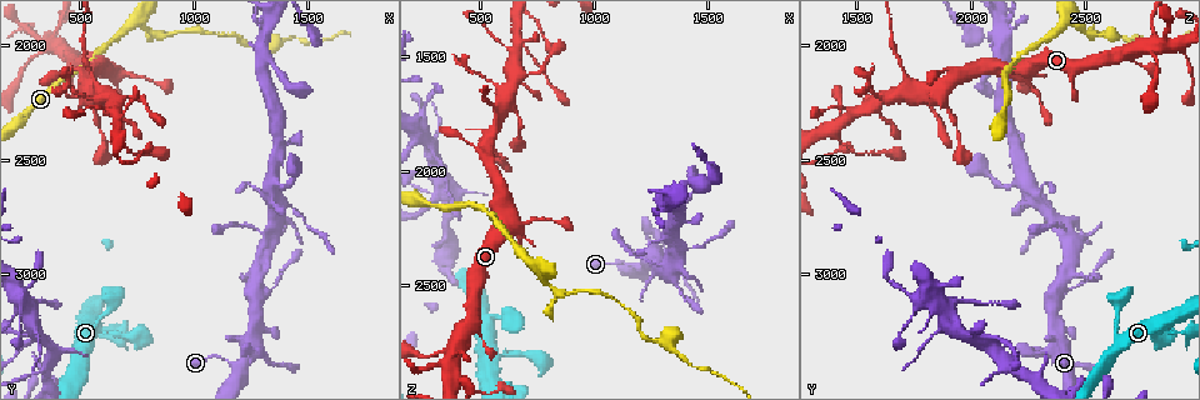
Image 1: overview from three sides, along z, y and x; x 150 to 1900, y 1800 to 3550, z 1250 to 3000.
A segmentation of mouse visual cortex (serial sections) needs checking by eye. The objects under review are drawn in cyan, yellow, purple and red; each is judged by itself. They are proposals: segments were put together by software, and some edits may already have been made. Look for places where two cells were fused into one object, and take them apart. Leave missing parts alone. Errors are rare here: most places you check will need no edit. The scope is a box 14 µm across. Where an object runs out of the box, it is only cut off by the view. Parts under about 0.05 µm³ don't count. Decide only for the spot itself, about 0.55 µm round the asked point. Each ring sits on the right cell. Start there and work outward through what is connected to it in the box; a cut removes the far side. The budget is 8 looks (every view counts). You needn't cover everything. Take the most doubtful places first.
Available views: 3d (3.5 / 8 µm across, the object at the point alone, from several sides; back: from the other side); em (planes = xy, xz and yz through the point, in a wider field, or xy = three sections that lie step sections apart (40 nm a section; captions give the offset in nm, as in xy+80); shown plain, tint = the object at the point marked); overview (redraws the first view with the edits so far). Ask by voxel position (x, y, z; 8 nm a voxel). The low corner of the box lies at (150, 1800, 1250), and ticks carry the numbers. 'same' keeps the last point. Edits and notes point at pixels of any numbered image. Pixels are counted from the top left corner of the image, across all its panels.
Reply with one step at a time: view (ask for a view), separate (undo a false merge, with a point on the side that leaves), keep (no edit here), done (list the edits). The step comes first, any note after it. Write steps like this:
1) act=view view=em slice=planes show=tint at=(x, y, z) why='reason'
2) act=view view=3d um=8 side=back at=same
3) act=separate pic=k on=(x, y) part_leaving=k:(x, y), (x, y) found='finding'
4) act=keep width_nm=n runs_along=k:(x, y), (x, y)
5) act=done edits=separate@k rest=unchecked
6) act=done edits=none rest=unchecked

act=view view=3d um=3.5 at=(1310, 1990, 2740) why='calibre changes'

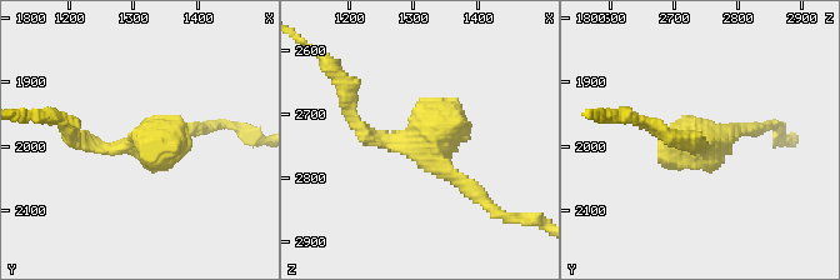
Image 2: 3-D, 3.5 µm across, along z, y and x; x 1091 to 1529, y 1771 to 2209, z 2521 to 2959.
act=view view=em slice=xy step=1 show=tint at=(1320, 1995, 2745) why='shape alone is not enough'

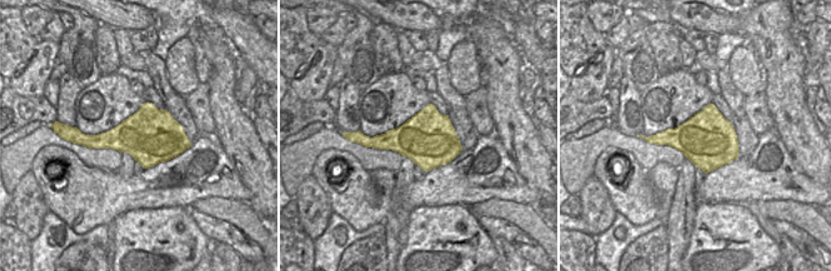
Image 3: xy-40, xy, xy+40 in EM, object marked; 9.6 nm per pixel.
act=view view=em slice=xy step=3 show=tint at=same

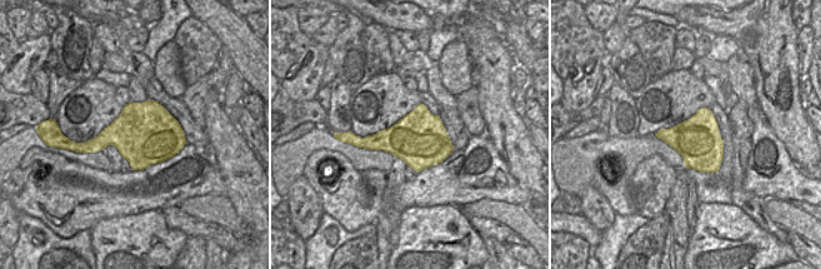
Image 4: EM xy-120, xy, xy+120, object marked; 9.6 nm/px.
act=keep runs_along=2:(351, 115), (378, 141), (424, 144), (481, 199) found='continuous, no second cell'

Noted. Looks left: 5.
act=view view=3d um=3.5 at=(600, 2220, 1730) why='four arms meet'

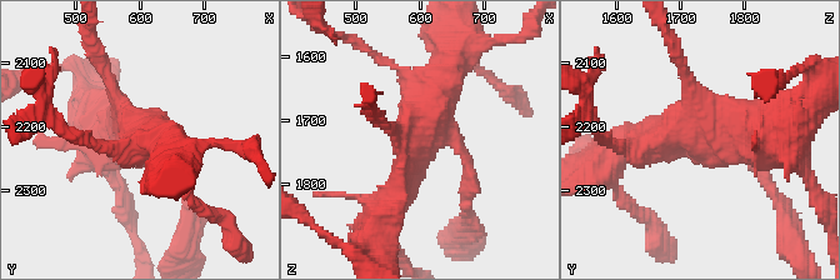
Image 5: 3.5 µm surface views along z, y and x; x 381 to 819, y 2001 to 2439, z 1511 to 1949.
act=view view=em slice=xy step=2 show=tint at=(605, 2215, 1735)

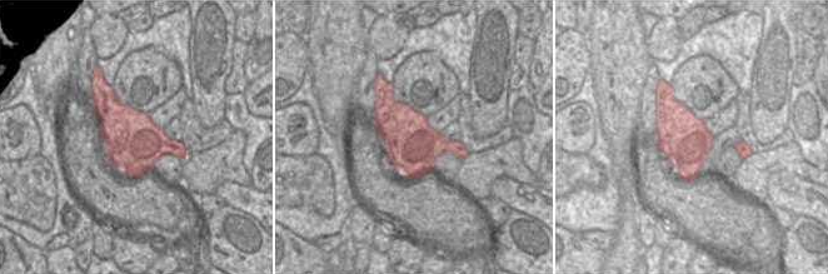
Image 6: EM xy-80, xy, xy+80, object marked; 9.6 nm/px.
act=keep runs_along=5:(379, 211), (449, 70) found='one cell here'

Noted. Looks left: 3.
act=view view=3d um=3.5 at=(670, 2380, 1410) why='arms part here'

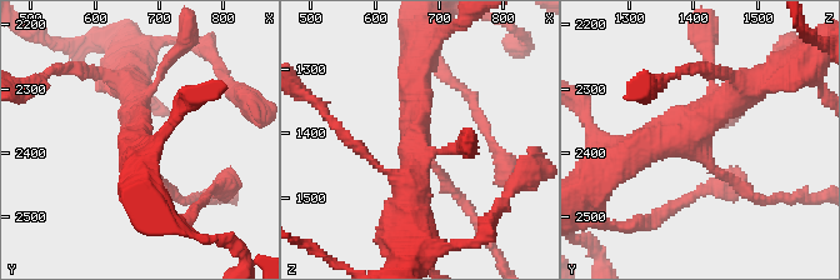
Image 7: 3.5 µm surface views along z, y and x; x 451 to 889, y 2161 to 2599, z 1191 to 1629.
act=view view=em slice=xy step=1 show=tint at=(665, 2370, 1395) arms=3 arm_widths_nm=100,400,400

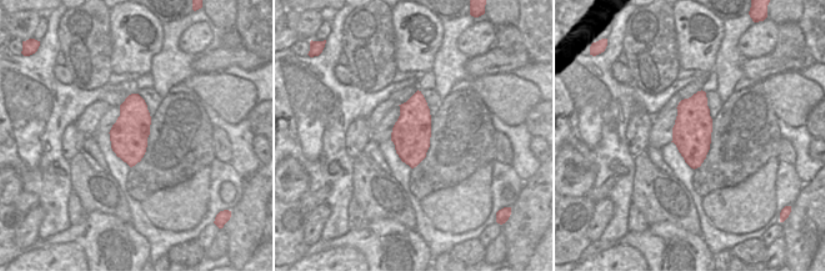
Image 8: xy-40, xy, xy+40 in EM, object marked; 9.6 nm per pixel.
act=keep runs_along=7:(755, 81), (618, 161) found='continuous, no second cell'

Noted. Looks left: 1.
act=done edits=none rest=unchecked

